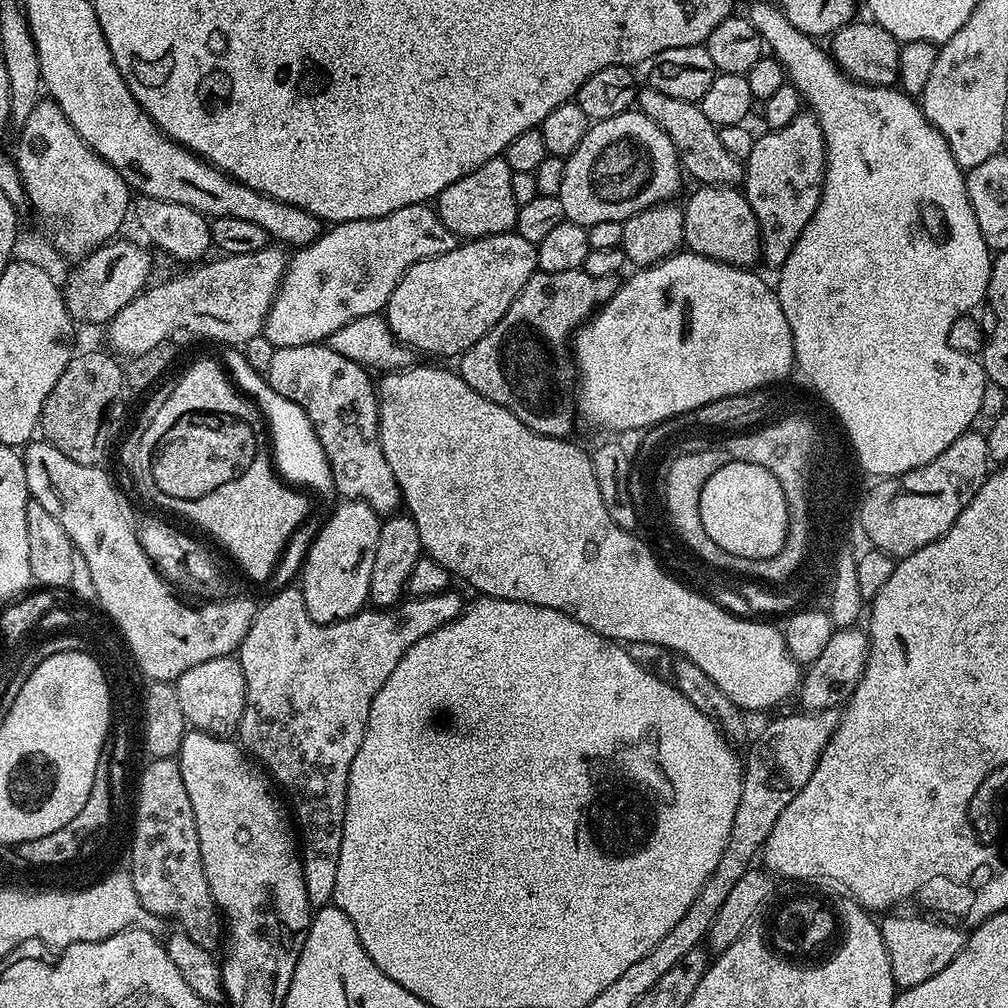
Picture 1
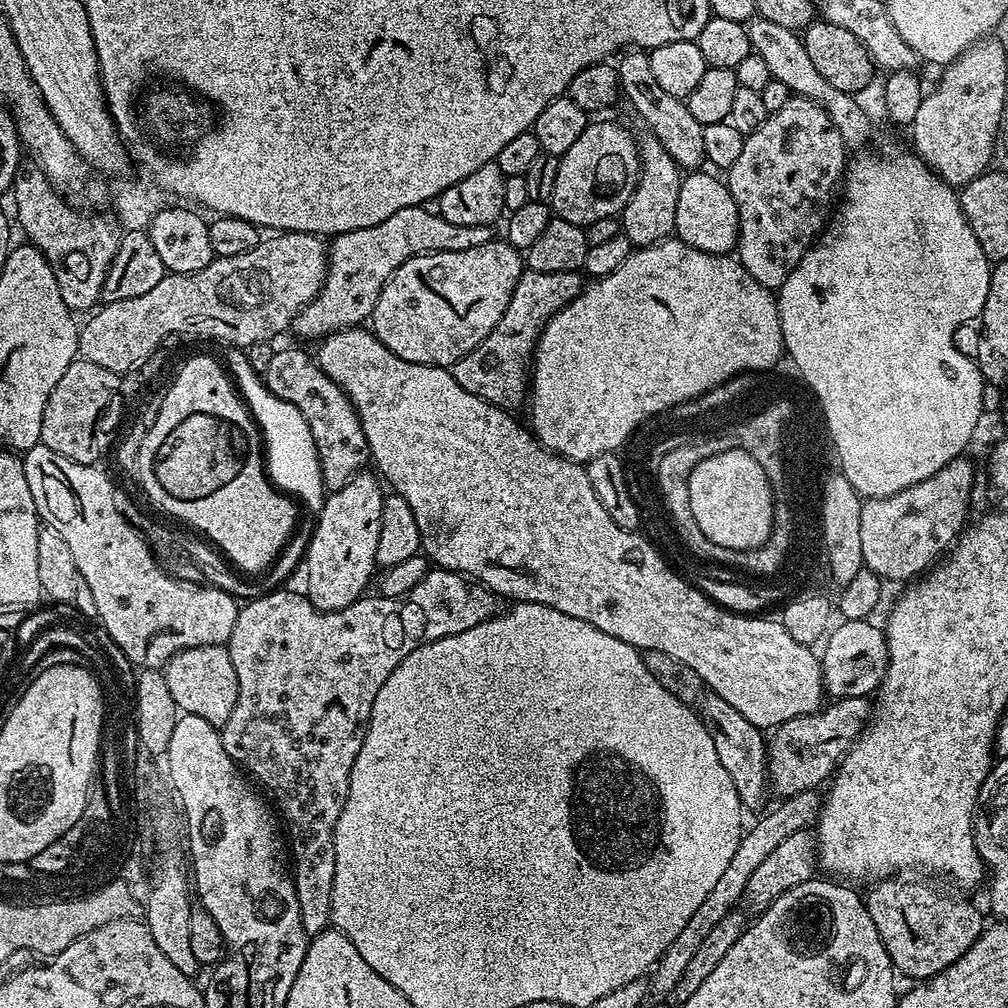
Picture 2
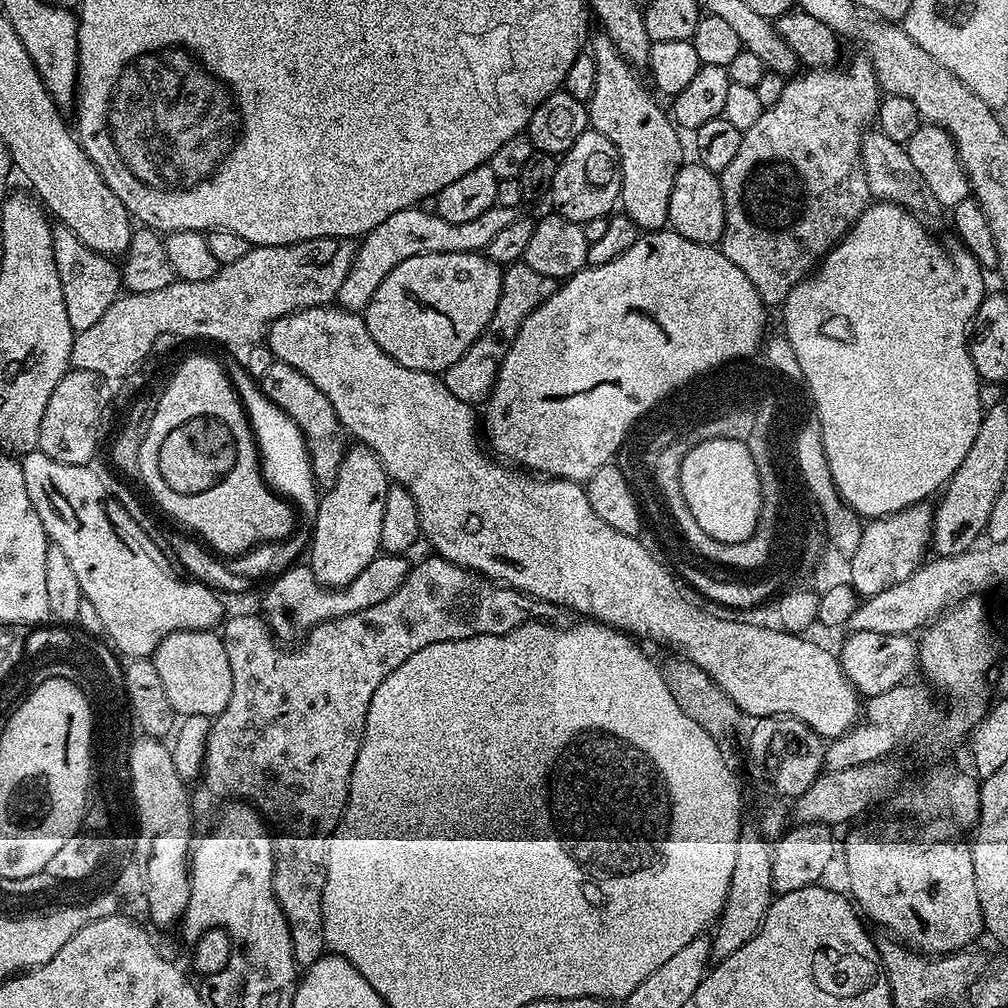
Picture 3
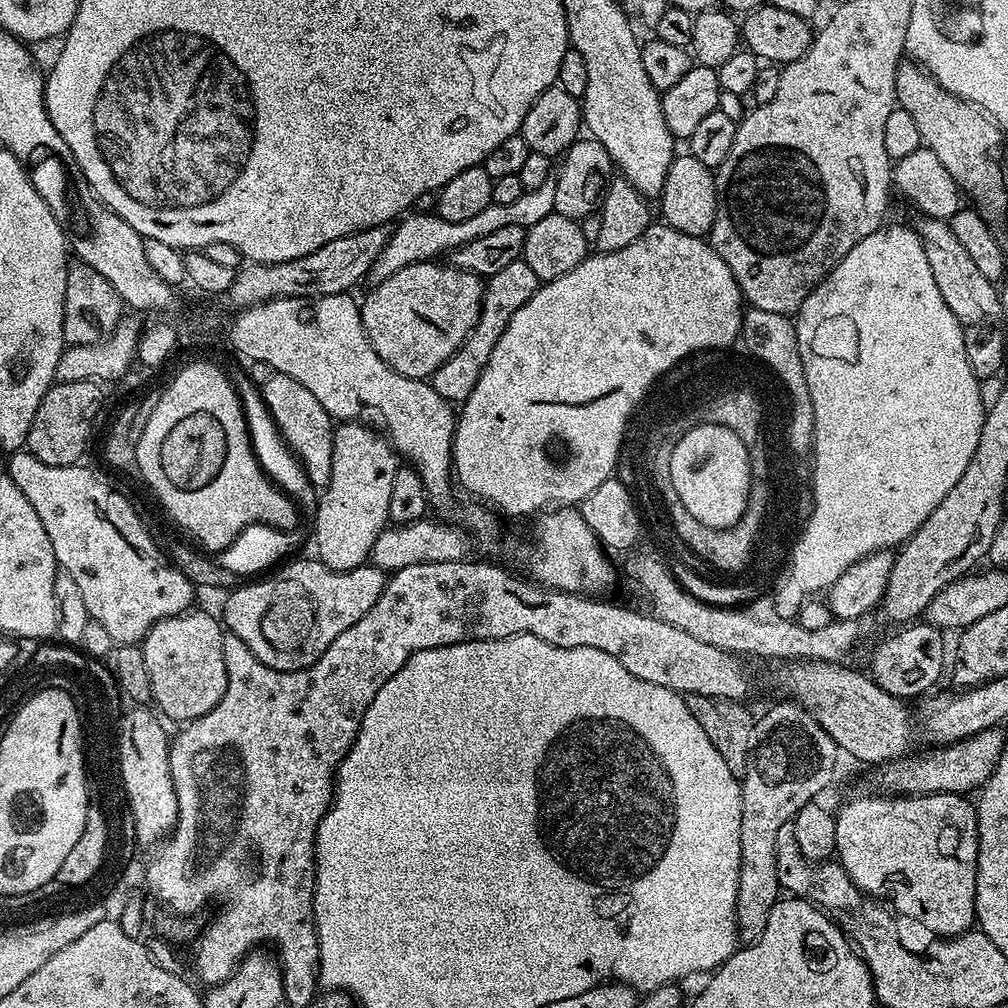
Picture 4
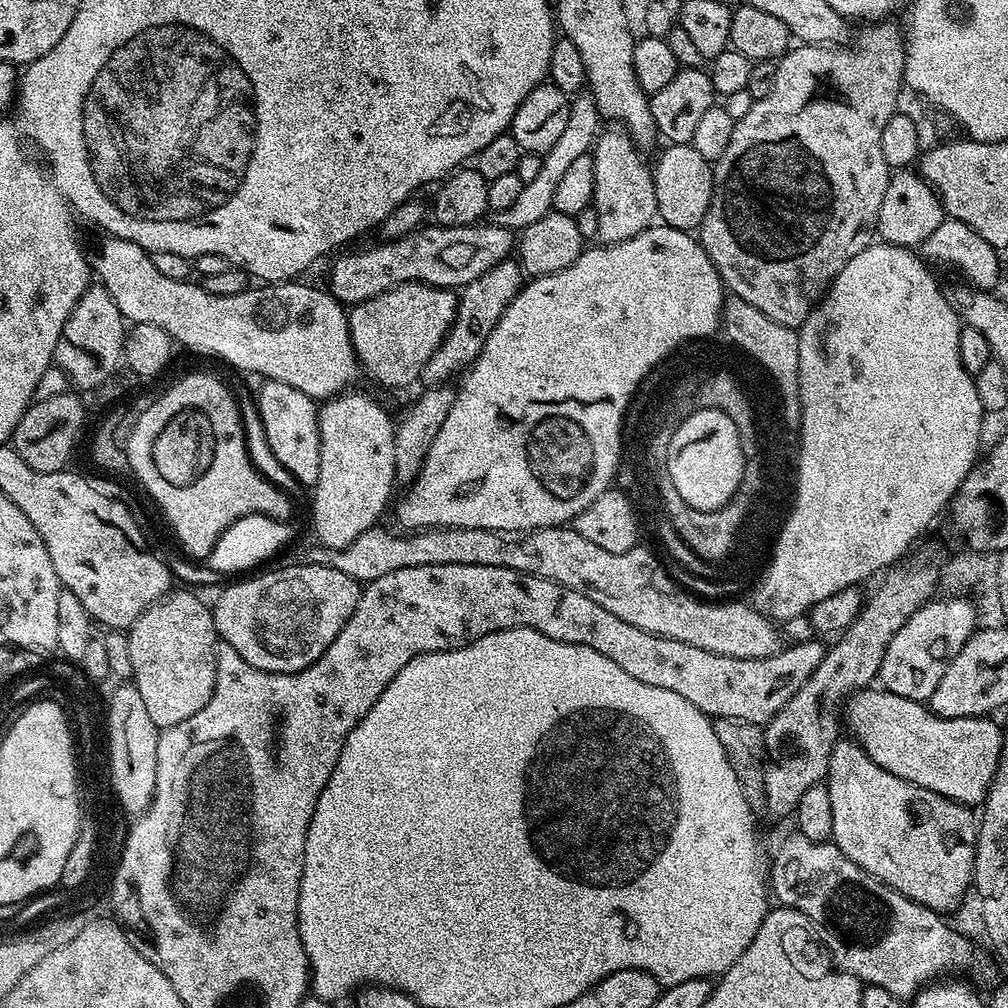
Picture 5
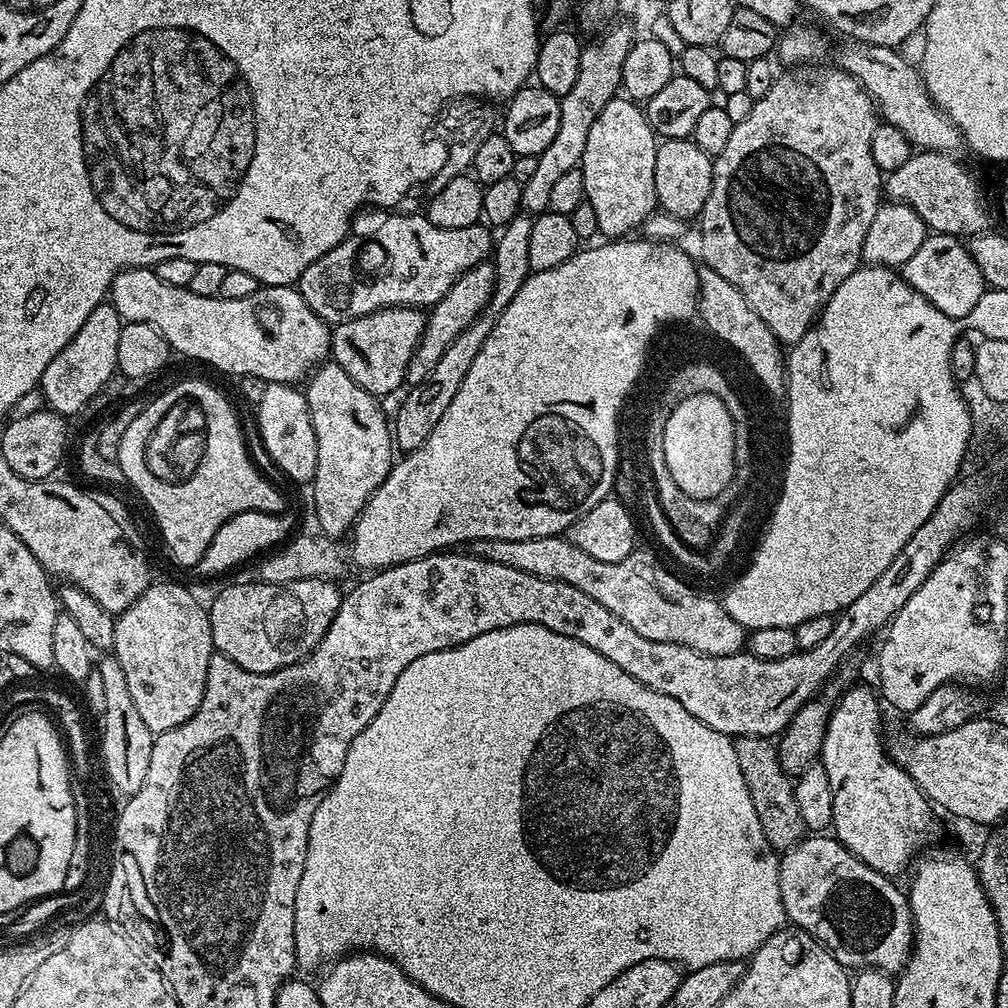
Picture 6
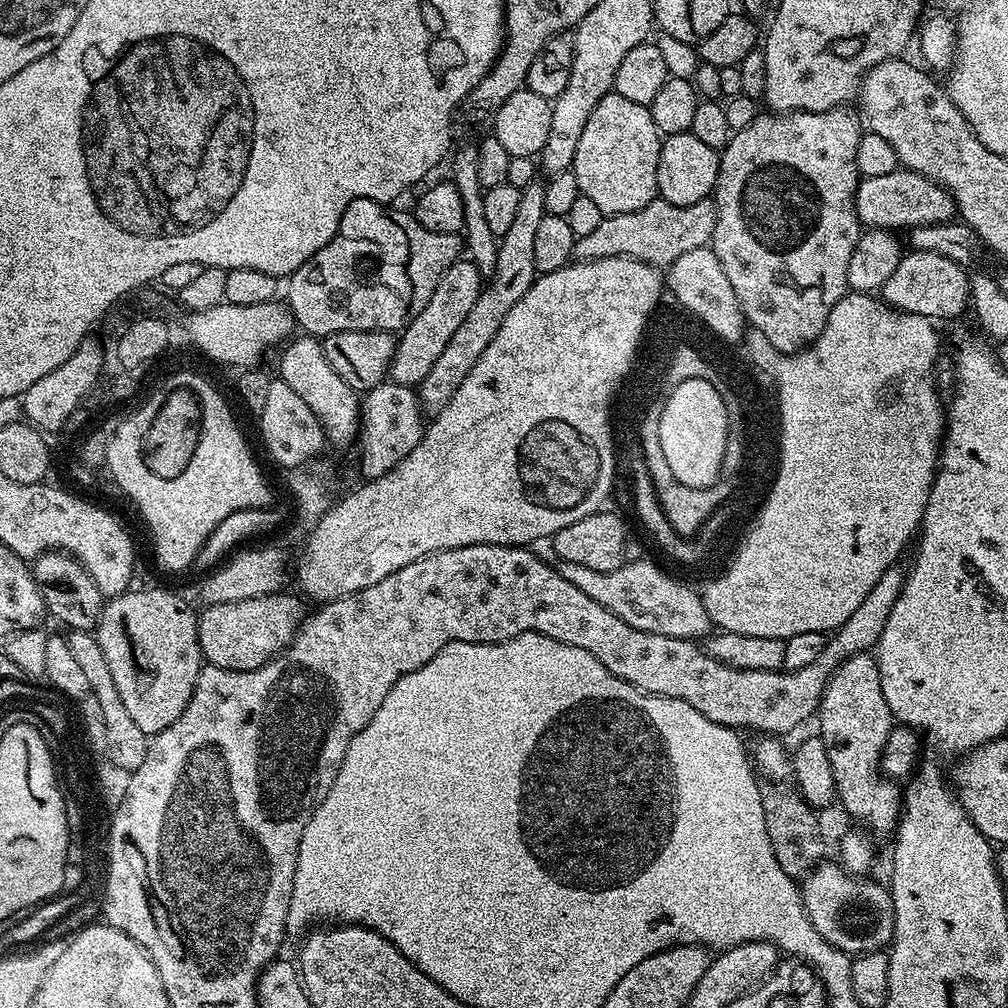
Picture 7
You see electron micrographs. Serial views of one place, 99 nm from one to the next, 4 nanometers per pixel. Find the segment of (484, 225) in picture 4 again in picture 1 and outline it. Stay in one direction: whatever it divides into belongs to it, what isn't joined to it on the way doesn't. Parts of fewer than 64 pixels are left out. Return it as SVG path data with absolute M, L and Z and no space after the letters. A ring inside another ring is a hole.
M427 203L402 206L402 210L394 210L382 218L369 220L346 220L336 222L329 230L321 231L311 244L297 247L287 261L287 268L281 278L280 289L276 291L274 302L264 319L263 335L275 346L306 346L327 341L334 330L342 330L346 322L354 322L354 318L374 316L383 313L388 306L390 294L394 294L394 286L414 266L423 260L446 254L458 246L458 237L445 226L439 211Z

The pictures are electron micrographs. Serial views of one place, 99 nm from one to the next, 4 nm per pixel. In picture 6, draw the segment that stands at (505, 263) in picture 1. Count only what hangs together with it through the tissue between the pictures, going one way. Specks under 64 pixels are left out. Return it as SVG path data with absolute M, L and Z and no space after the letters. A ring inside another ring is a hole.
M380 308L362 318L343 320L331 329L331 359L370 395L385 398L391 392L399 393L400 384L405 383L406 366L424 333L425 319L418 308Z

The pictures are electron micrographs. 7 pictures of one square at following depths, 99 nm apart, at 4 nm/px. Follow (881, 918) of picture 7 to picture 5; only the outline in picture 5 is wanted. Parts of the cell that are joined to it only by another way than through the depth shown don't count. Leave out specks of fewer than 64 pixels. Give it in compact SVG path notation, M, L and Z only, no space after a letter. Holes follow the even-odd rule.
M793 831L789 840L784 840L776 848L776 853L772 856L772 864L770 860L770 892L773 897L776 896L781 905L785 908L793 908L802 914L806 914L806 918L811 920L817 929L825 928L832 936L837 936L842 943L845 944L844 960L842 964L843 971L854 974L865 985L873 984L874 986L882 986L882 990L890 990L890 994L894 994L899 1000L908 1002L912 997L919 994L923 988L932 981L937 979L939 972L968 972L976 964L976 948L963 936L960 932L955 932L950 925L947 924L945 917L938 912L932 912L926 906L922 906L918 902L914 902L910 898L903 896L898 890L894 890L890 886L886 886L878 878L871 876L866 870L862 870L862 866L858 866L854 862L850 862L850 858L846 858L846 854L842 854L842 850L838 850L838 846L831 842L810 842L804 838L801 832Z

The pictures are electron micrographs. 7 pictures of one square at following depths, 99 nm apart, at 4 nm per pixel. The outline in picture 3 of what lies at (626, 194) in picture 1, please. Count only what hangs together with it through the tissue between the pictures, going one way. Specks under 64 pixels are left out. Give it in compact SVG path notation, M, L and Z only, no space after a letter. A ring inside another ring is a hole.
M591 130L584 132L574 146L559 157L550 193L550 201L556 207L553 209L574 223L584 225L590 218L608 216L617 207L619 198L620 165L610 138Z

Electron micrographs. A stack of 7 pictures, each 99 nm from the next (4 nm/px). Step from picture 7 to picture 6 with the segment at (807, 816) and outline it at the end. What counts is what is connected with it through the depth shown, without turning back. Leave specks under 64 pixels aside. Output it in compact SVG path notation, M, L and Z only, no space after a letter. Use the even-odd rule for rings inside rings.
M738 736L734 743L746 790L750 790L750 802L754 802L754 810L758 810L758 822L762 822L762 834L766 834L770 846L777 853L783 854L806 835L802 810L798 810L793 777L780 765L780 753L771 739L762 736Z

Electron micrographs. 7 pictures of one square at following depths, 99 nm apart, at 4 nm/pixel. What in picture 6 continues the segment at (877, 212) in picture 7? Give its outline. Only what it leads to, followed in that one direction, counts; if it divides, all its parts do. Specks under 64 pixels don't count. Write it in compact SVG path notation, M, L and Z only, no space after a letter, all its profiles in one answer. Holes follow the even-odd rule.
M913 151L912 157L903 166L898 166L898 170L887 173L886 196L889 201L910 205L933 233L941 232L947 236L961 238L977 236L980 232L989 231L988 204L984 201L984 192L980 189L975 174L966 165L959 164L956 158L955 155L946 152Z

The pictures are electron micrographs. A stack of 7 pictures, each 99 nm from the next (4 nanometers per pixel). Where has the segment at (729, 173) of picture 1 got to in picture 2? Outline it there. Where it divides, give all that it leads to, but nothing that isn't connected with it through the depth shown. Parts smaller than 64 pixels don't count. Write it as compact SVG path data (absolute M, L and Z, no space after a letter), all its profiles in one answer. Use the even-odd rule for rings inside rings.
M628 50L620 58L620 61L615 61L614 67L620 79L623 99L626 98L632 103L633 110L644 119L644 124L648 127L645 129L656 136L662 146L666 146L666 154L670 154L670 158L674 158L674 162L680 165L681 169L699 169L706 160L702 146L704 125L698 122L698 118L694 118L694 114L690 114L687 103L681 97L666 94L666 90L658 86L654 74L650 74L647 51Z

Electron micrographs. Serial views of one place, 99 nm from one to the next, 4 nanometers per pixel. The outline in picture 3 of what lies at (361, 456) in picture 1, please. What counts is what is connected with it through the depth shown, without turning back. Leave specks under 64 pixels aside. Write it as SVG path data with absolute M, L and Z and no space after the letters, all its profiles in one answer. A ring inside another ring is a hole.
M279 362L272 363L270 370L258 378L258 383L266 398L280 407L300 427L301 434L307 440L309 462L317 489L332 488L334 478L338 478L338 466L344 457L346 444L340 441L340 419L338 414L334 414L334 406L330 406L330 398L326 398L326 394L322 394L322 390L318 390L318 386L314 386L306 374L294 370L294 366Z

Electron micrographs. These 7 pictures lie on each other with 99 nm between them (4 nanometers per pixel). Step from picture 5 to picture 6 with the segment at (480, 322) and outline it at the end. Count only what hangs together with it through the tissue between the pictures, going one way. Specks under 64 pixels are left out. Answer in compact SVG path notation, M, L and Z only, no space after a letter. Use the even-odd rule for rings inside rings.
M491 262L476 264L452 283L450 290L446 290L446 294L437 304L431 305L424 322L422 338L410 358L410 364L406 366L404 379L409 385L421 384L426 374L434 370L434 365L449 348L450 342L454 342L454 338L458 338L458 334L462 334L462 330L466 330L466 326L470 326L470 322L474 322L474 318L484 311L493 290L494 266Z

